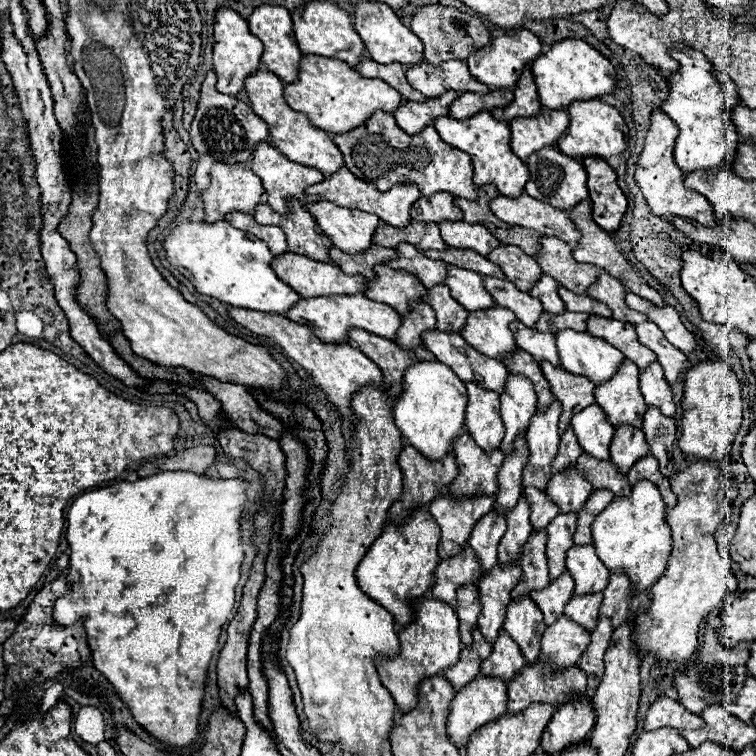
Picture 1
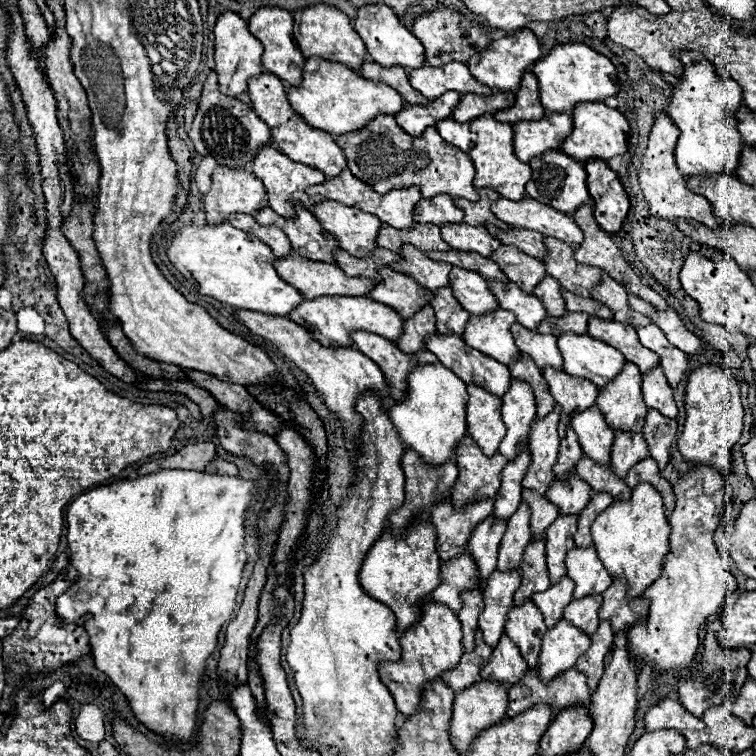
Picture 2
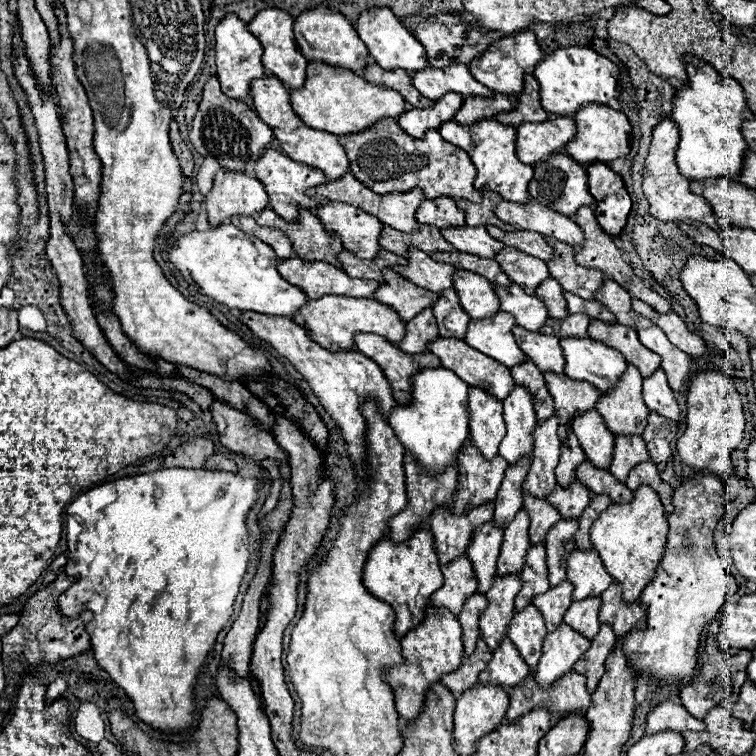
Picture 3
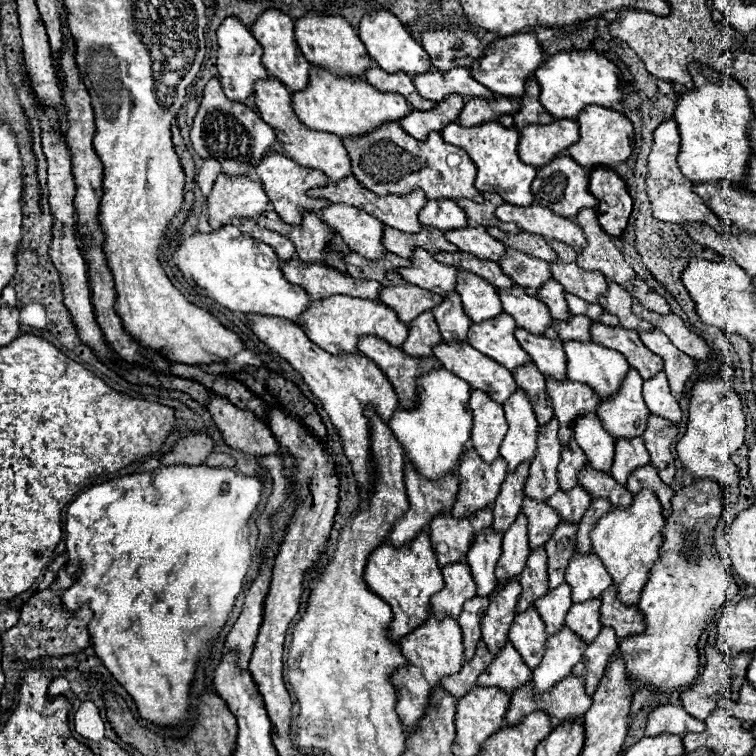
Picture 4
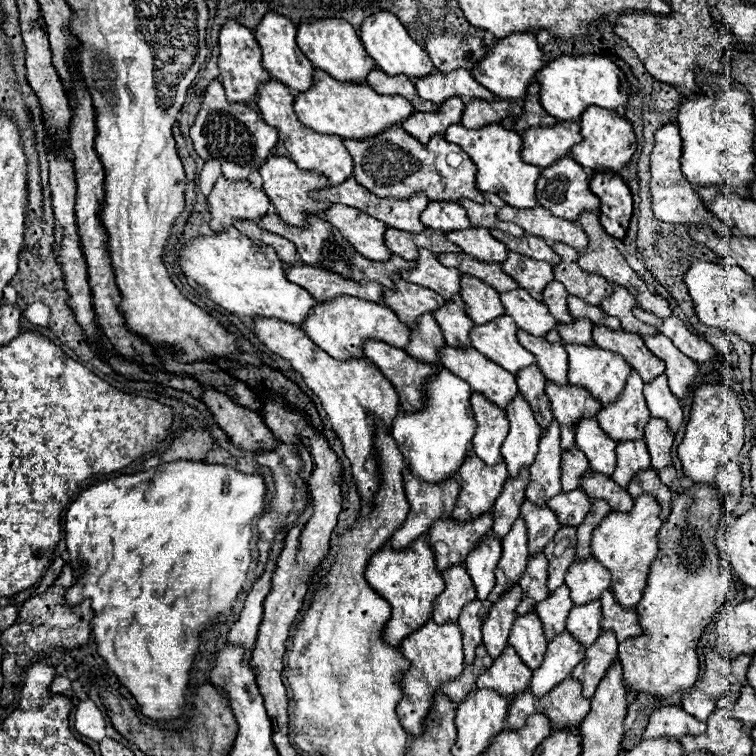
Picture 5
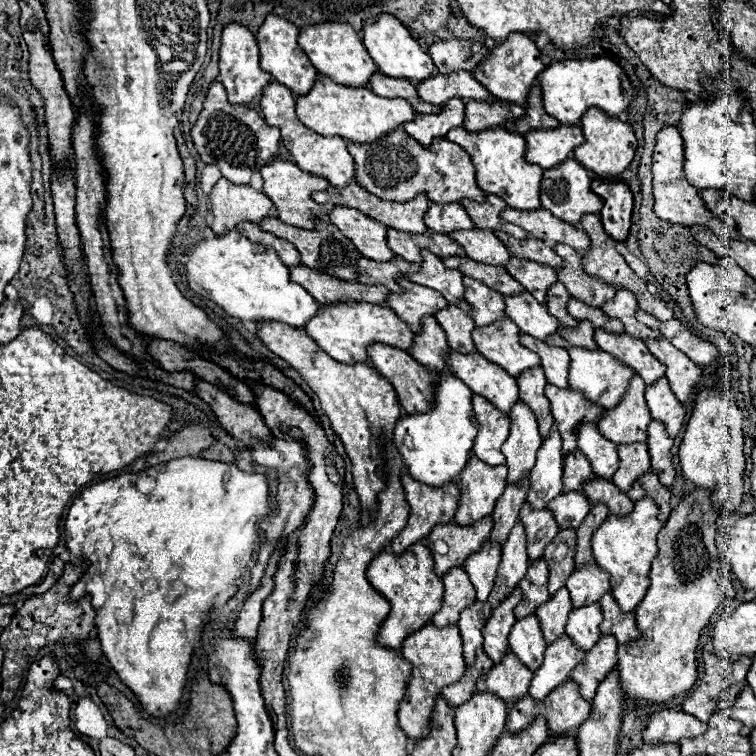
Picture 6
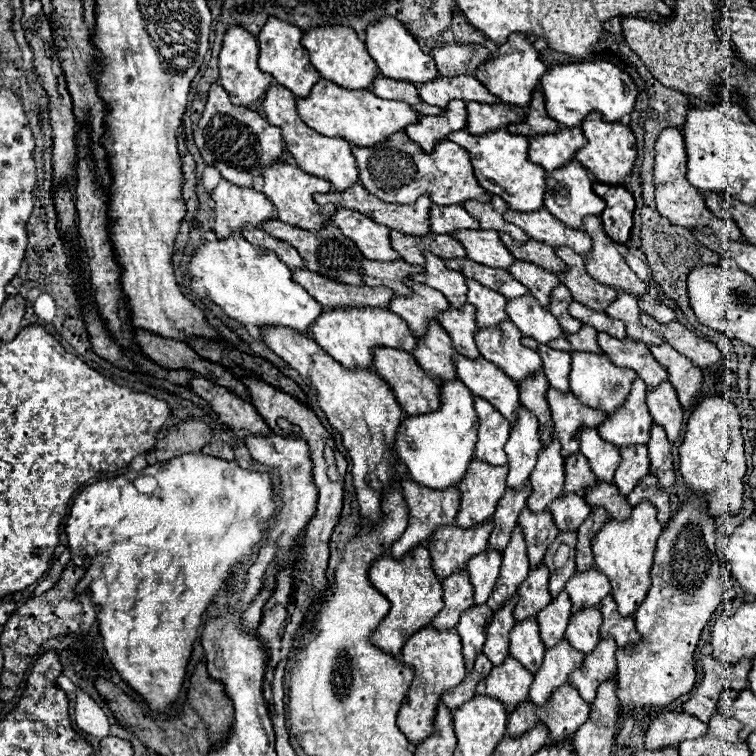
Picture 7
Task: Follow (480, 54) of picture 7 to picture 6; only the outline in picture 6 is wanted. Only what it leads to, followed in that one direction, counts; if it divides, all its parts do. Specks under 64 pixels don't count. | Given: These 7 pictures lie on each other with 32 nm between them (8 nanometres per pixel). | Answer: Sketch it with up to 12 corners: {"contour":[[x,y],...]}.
{"contour":[[440,40],[430,56],[440,74],[472,72],[490,50],[472,40]]}

